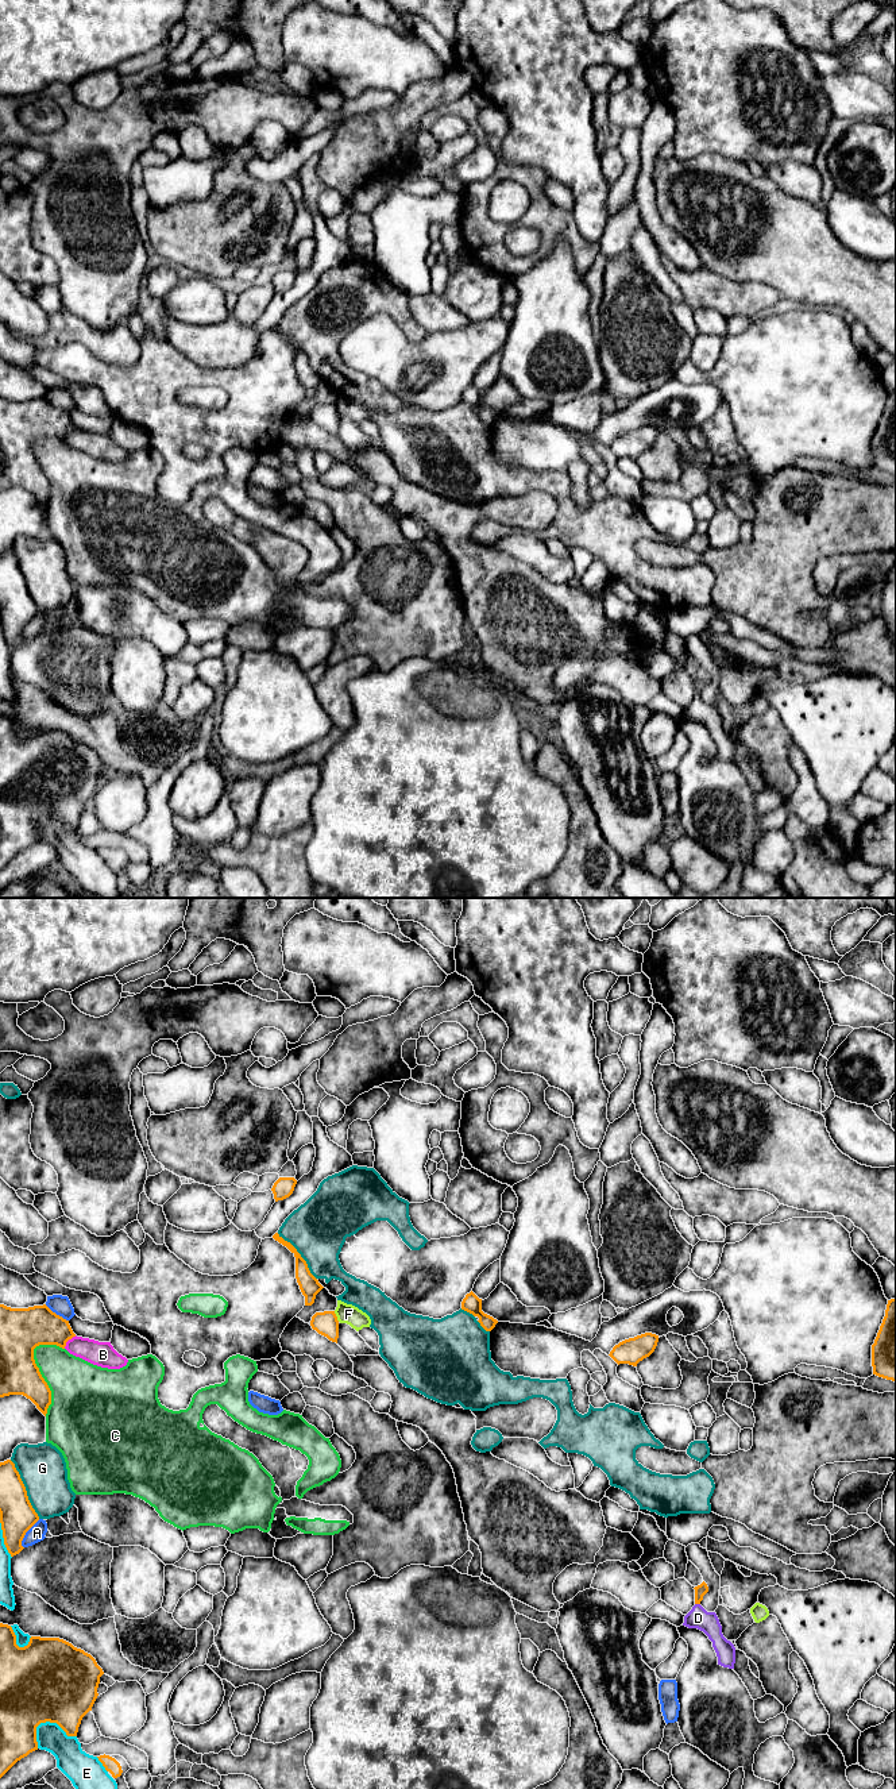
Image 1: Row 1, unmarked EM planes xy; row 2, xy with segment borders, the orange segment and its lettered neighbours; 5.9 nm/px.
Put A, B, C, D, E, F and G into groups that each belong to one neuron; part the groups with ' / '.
A / B / C / D / E / F / G

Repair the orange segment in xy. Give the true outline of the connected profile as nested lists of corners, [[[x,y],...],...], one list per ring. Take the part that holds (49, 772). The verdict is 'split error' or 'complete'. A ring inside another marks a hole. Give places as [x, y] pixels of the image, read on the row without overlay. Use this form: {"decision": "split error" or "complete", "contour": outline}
{"decision": "complete", "contour": [[[0,716],[0,871],[22,851],[38,843],[36,820],[57,816],[67,829],[77,829],[82,810],[92,803],[104,767],[96,752],[59,730],[31,729],[24,740],[16,737],[11,718]]]}

